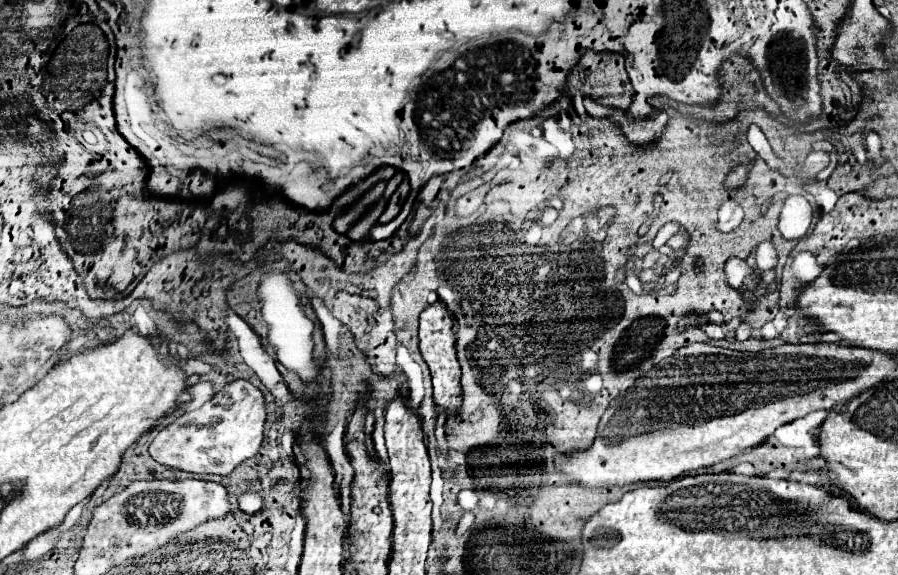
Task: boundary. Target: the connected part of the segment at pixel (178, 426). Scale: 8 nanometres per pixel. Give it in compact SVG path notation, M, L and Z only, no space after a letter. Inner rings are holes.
M233 380L201 408L161 428L149 446L149 454L163 466L187 470L193 474L227 476L237 464L259 452L263 444L265 420L267 410L263 392L249 380Z

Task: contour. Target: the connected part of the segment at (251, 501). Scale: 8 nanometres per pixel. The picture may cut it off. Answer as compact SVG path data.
M251 490L241 494L237 500L239 500L239 508L243 512L247 512L247 514L255 514L263 506L263 498L261 498L261 495Z

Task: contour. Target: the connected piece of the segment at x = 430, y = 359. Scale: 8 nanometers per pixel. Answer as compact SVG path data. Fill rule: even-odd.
M435 300L433 304L429 304L421 316L419 316L419 348L423 354L423 360L427 362L429 370L431 370L431 378L433 378L433 398L437 408L443 406L447 410L447 416L455 414L459 404L461 404L461 386L459 386L459 378L461 378L461 368L457 362L457 350L455 350L455 332L453 332L453 318L447 310L447 306L441 300Z

